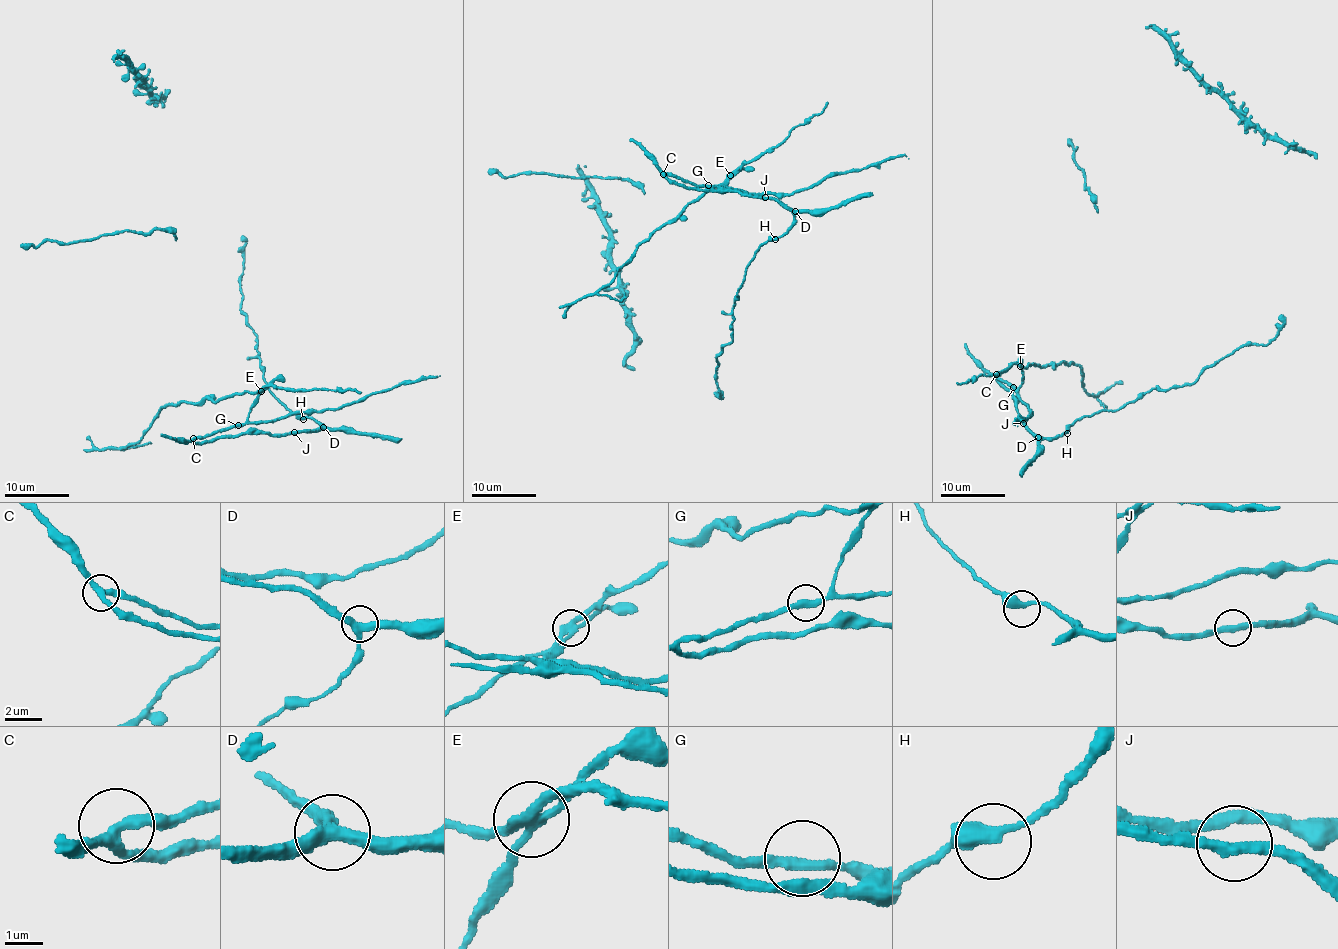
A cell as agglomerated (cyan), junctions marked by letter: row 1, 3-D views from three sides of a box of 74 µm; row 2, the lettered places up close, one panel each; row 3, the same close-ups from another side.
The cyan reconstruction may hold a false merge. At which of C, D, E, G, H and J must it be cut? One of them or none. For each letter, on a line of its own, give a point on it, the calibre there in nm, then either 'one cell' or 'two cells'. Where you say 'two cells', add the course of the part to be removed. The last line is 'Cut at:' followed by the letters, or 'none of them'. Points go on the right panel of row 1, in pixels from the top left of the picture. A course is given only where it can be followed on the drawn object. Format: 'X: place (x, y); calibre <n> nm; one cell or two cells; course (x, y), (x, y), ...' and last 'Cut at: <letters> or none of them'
C: place (996, 374); calibre 280 nm; one cell
D: place (1038, 437); calibre 360 nm; one cell
E: place (1020, 366); calibre 240 nm; two cells; course (1020, 366), (1050, 363), (1056, 365), (1062, 362), (1076, 365), (1081, 367), (1085, 392), (1094, 395), (1122, 383)
G: place (1013, 387); calibre 280 nm; one cell
H: place (1067, 433); calibre 360 nm; one cell
J: place (1023, 423); calibre 280 nm; one cell
Cut at: E

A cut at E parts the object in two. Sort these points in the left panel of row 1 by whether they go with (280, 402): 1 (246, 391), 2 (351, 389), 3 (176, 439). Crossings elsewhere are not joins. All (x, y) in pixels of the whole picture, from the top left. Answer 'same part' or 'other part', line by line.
1: other part
2: other part
3: same part

